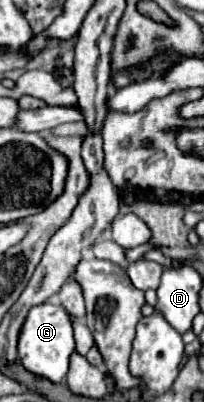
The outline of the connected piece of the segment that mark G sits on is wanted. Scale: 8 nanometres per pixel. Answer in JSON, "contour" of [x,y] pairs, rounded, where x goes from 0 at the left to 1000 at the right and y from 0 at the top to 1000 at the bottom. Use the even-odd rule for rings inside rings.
{"contour":[[[206,754],[147,769],[127,803],[98,823],[88,848],[88,898],[186,938],[225,938],[265,953],[304,953],[324,943],[324,923],[343,908],[343,883],[363,878],[363,813],[353,784],[265,754]]]}

